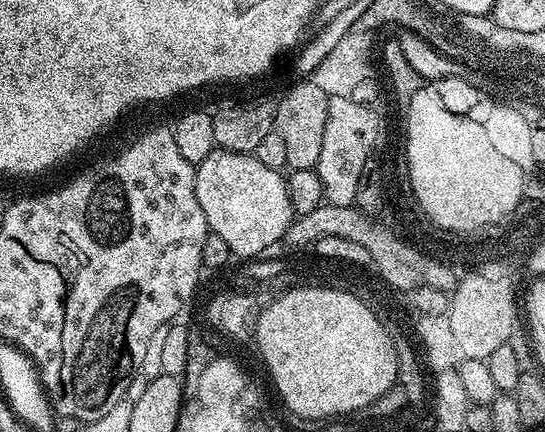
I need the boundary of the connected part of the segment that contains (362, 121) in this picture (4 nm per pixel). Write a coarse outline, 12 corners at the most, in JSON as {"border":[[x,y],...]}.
{"border":[[351,96],[329,99],[315,166],[327,203],[352,199],[382,120]]}

